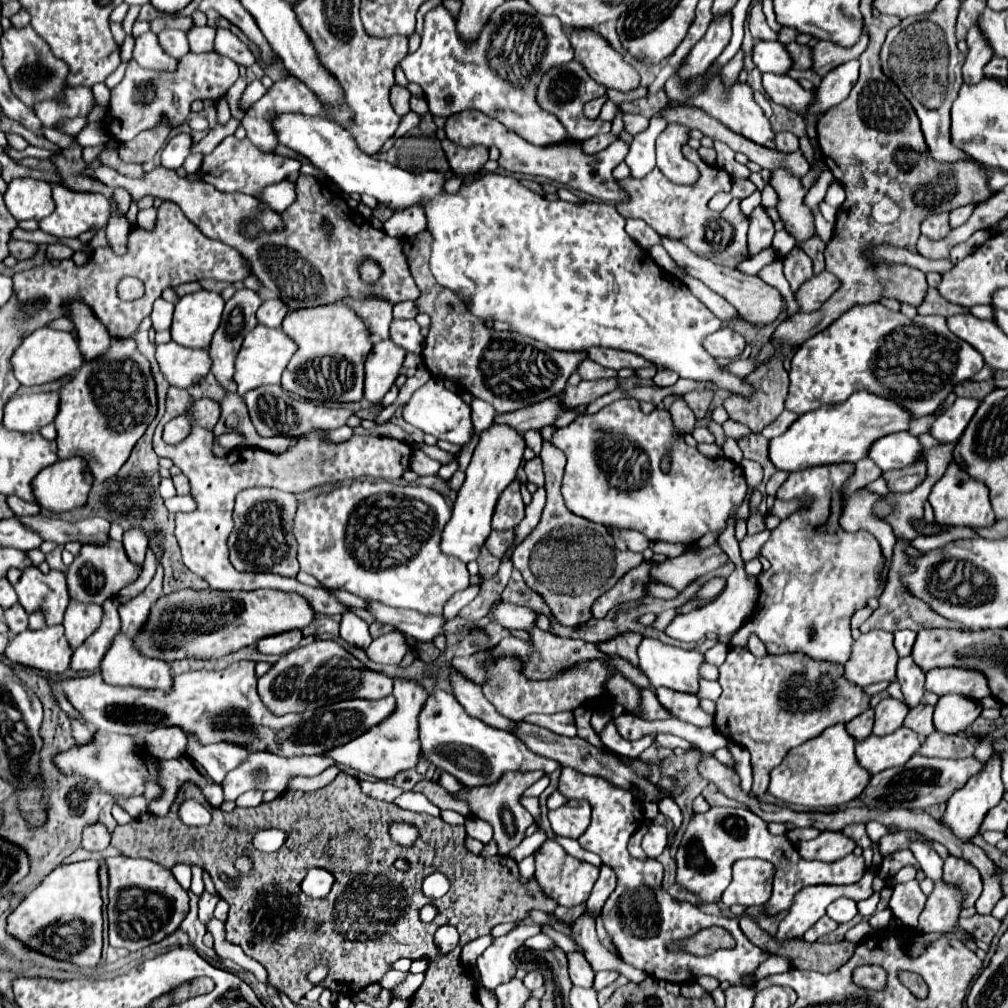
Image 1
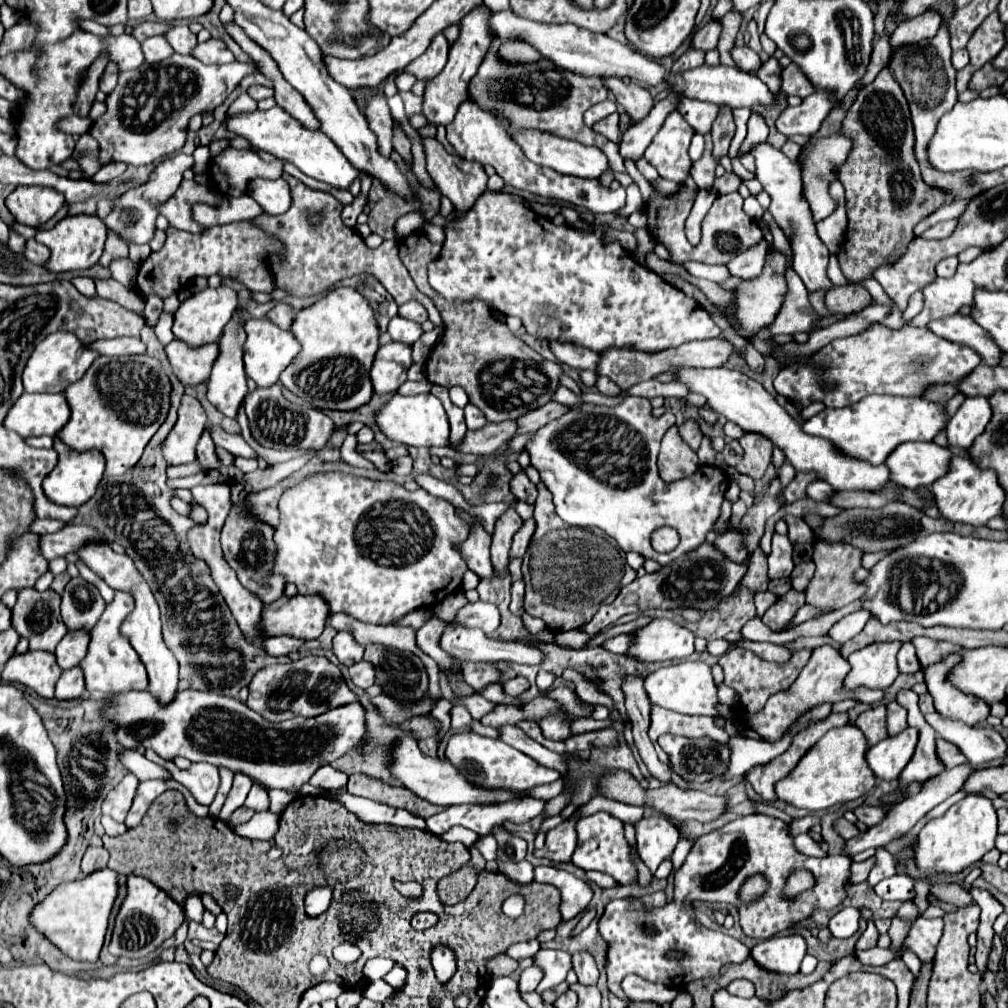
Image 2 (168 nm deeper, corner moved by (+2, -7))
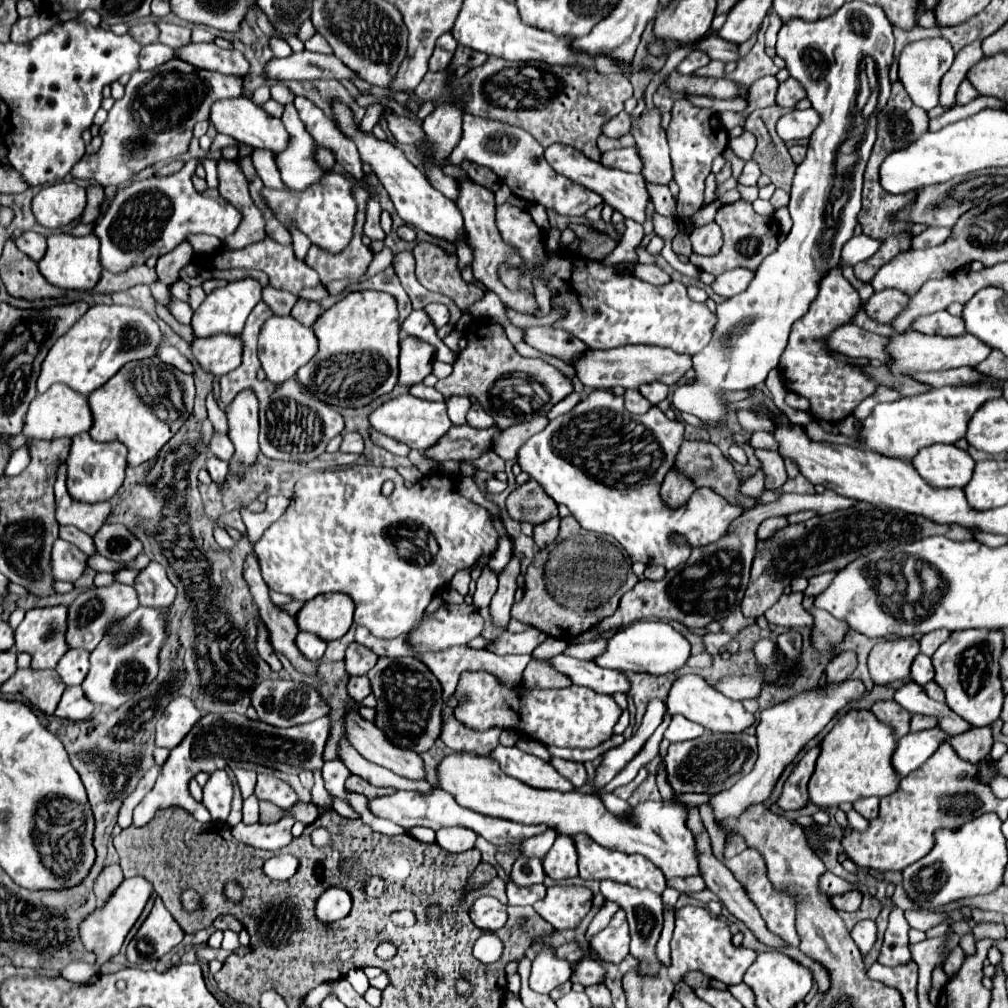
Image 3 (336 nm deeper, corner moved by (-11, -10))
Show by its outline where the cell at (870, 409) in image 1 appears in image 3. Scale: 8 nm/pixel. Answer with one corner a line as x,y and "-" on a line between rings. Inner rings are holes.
987,385
973,387
941,387
915,397
901,397
893,403
879,403
873,413
861,423
853,415
837,423
837,429
845,437
855,437
865,449
879,451
887,457
911,461
921,447
933,443
955,443
965,437
969,417
989,399
999,397
1001,389
987,389

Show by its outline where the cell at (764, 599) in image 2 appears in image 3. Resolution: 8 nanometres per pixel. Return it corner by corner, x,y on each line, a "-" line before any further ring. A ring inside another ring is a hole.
789,593
789,595
781,595
781,599
767,609
765,619
771,625
781,625
781,627
811,627
813,617
803,609
801,605
803,601
803,593

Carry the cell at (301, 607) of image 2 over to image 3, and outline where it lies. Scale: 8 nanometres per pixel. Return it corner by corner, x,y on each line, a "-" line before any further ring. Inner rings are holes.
325,593
307,601
295,619
301,631
315,633
323,641
341,639
353,623
353,601
343,593

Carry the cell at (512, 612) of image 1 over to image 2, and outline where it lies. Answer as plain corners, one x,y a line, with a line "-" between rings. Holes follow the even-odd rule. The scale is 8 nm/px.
474,602
474,604
462,606
456,612
452,622
462,622
462,626
478,628
484,634
488,634
488,632
494,632
500,626
500,614
498,614
498,608
494,604

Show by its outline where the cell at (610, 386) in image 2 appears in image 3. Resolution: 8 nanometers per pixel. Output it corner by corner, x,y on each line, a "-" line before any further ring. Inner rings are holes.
627,389
625,395
623,395
623,399
625,399
625,407
627,407
627,411
637,413
637,415
647,413
647,409
651,407
651,403
649,403
637,389

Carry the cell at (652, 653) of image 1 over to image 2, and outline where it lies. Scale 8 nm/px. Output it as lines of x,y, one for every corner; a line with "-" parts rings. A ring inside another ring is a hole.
680,662
674,666
660,668
652,674
648,674
644,682
644,690
652,704
680,712
680,714
704,714
710,718
720,718
718,712
720,700
716,696
716,684
712,680
710,666
704,662

